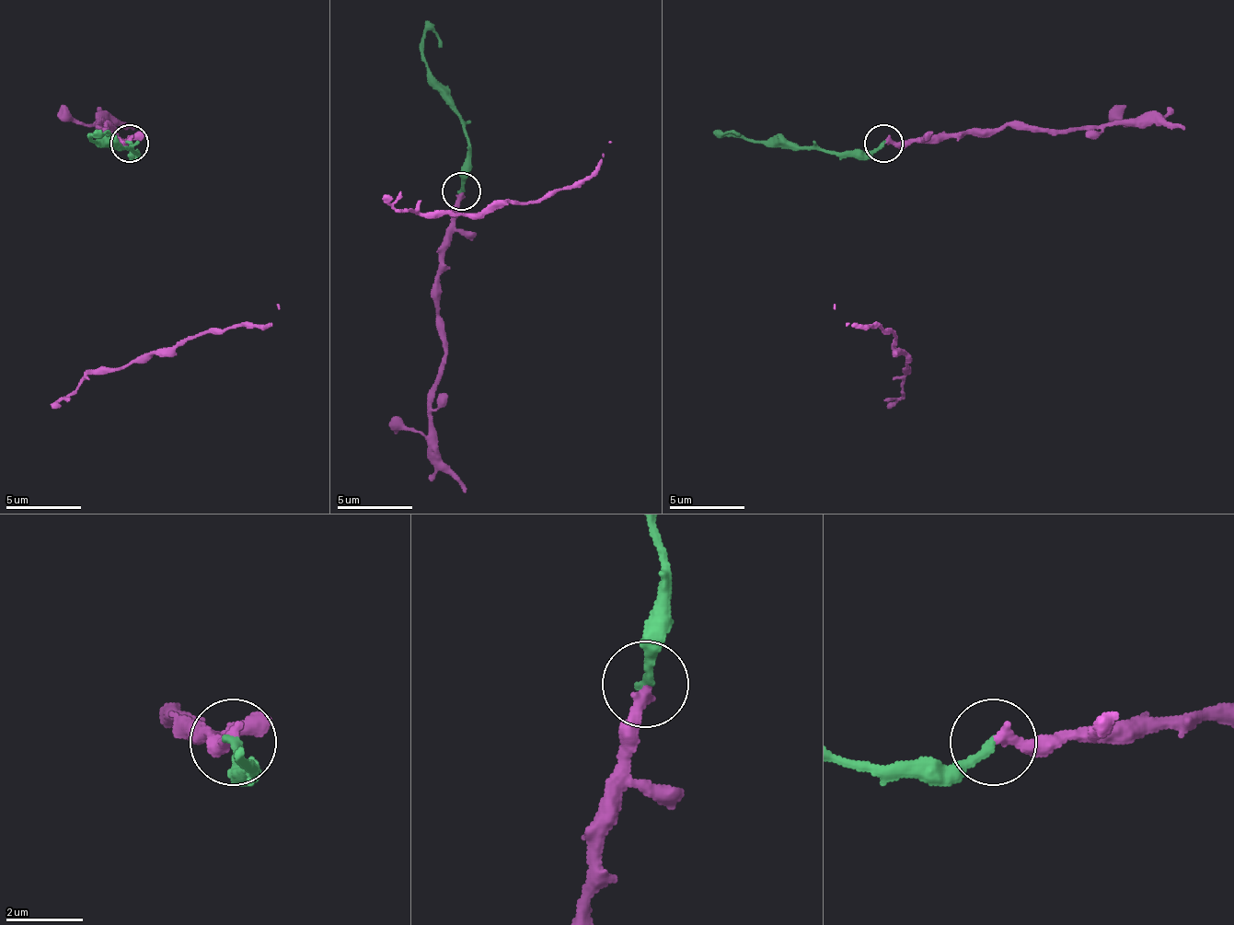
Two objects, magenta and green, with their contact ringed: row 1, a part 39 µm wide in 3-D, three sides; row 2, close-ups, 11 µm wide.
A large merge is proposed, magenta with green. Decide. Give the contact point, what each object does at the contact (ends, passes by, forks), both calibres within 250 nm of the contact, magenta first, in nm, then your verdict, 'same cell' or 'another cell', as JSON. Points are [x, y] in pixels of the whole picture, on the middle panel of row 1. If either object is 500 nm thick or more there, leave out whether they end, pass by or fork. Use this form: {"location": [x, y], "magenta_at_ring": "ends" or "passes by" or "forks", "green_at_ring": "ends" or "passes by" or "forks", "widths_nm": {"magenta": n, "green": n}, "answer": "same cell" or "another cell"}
{"location": [461, 191], "magenta_at_ring": "ends", "green_at_ring": "ends", "widths_nm": {"magenta": 320, "green": 240}, "answer": "same cell"}

